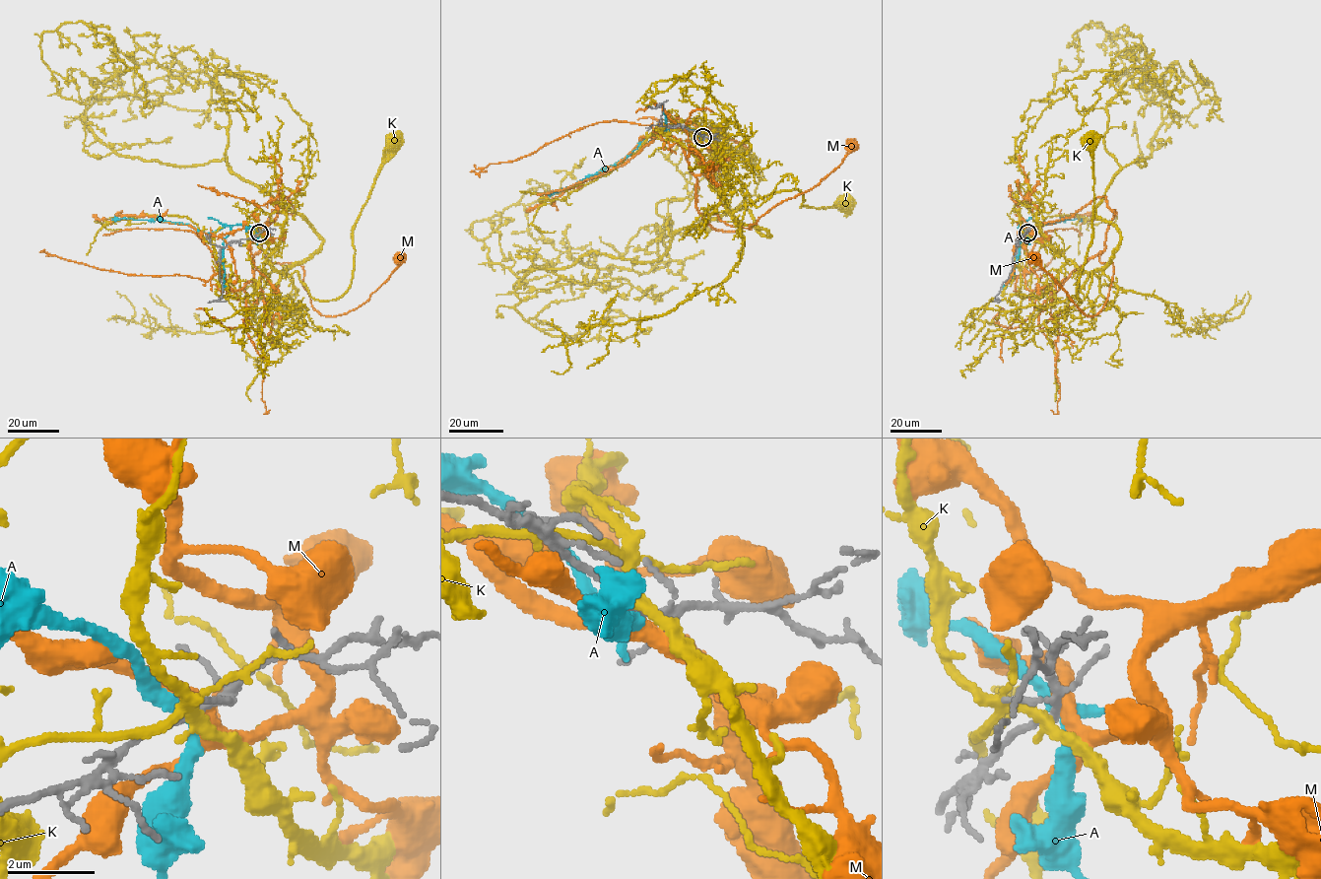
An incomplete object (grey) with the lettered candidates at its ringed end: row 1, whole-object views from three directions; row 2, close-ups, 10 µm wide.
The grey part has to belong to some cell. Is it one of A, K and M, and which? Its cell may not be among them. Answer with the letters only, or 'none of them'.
none of them

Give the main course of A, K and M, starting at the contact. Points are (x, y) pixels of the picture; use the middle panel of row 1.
A: (702, 138), (687, 128), (671, 129), (660, 137), (647, 137), (614, 165), (569, 186), (547, 194)
K: (702, 137), (721, 159), (710, 184), (731, 216), (787, 190), (800, 192), (802, 206), (845, 206)
M: (702, 138), (719, 167), (721, 202), (740, 225), (721, 231), (702, 216), (751, 229), (811, 190), (852, 145)

